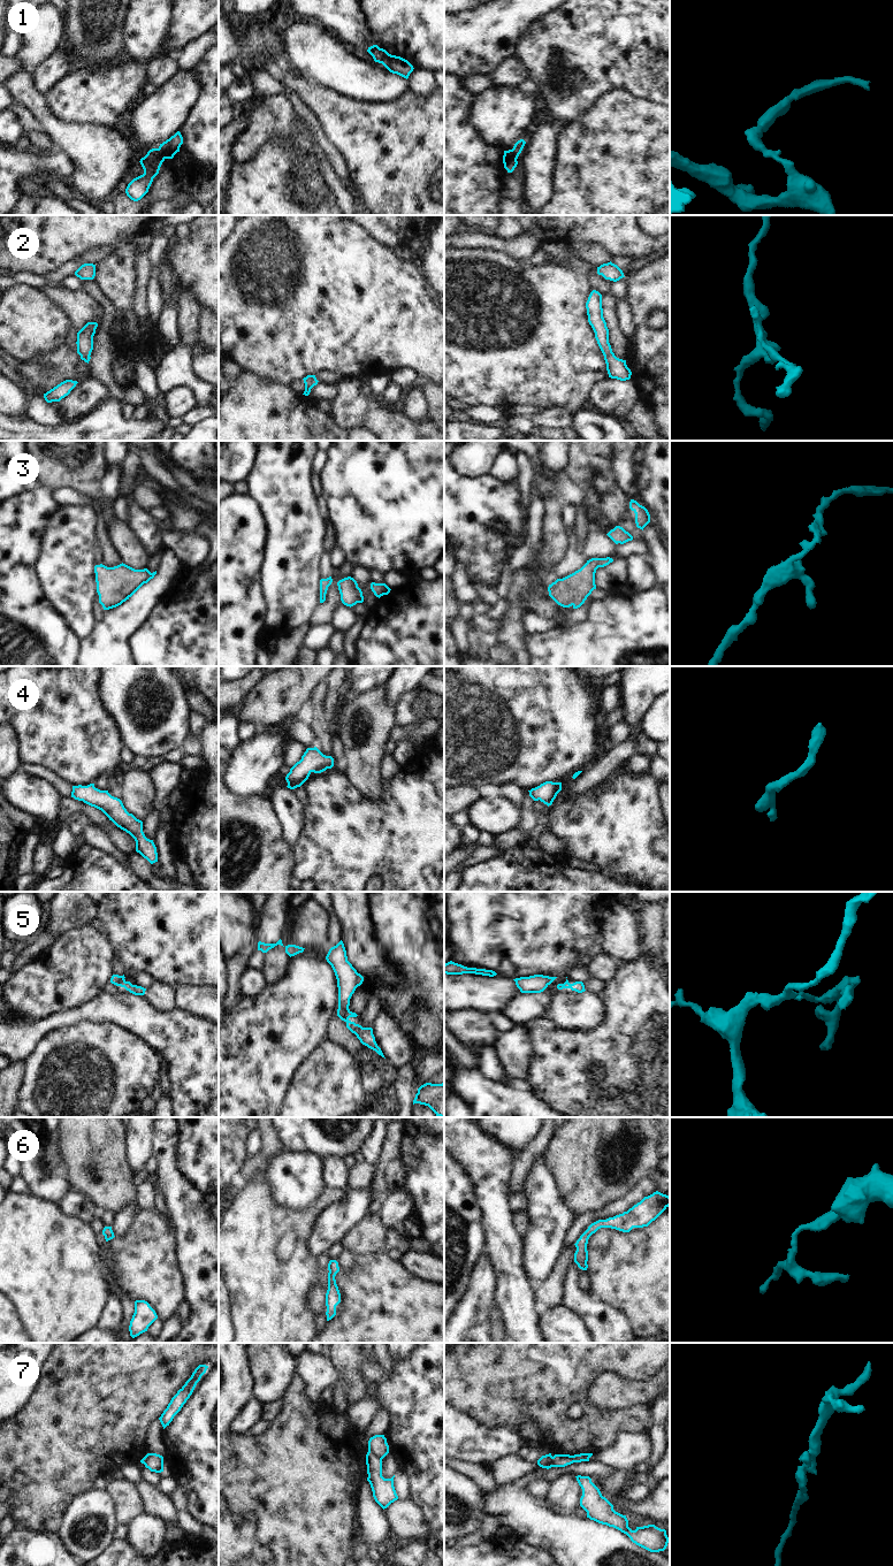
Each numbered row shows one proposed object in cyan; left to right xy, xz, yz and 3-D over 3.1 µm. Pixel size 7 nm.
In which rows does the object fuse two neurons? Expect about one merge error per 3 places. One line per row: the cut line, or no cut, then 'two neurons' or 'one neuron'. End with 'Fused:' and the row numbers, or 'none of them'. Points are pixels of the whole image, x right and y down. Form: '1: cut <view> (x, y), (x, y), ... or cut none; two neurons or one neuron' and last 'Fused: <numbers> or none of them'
1: cut xy (157, 149), (165, 158); two neurons
2: cut none; one neuron
3: cut none; one neuron
4: cut none; one neuron
5: cut xy (126, 982), (123, 986); two neurons
6: cut none; one neuron
7: cut xz (368, 1449), (381, 1460); two neurons
Fused: 1, 5, 7

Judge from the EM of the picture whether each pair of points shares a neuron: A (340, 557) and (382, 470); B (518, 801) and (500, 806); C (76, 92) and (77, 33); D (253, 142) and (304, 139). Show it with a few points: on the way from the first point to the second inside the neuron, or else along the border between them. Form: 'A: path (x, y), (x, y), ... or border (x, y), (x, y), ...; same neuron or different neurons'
A: border (337, 547), (343, 552), (345, 560); different neurons
B: border (502, 796), (520, 809); different neurons
C: border (109, 65), (85, 67); different neurons
D: path (266, 131), (284, 131), (291, 137); same neuron

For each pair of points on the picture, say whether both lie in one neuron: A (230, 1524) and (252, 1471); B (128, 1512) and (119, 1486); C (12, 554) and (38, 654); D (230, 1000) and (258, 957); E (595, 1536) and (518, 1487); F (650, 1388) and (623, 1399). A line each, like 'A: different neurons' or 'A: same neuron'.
A: same neuron
B: same neuron
C: same neuron
D: different neurons
E: same neuron
F: same neuron

